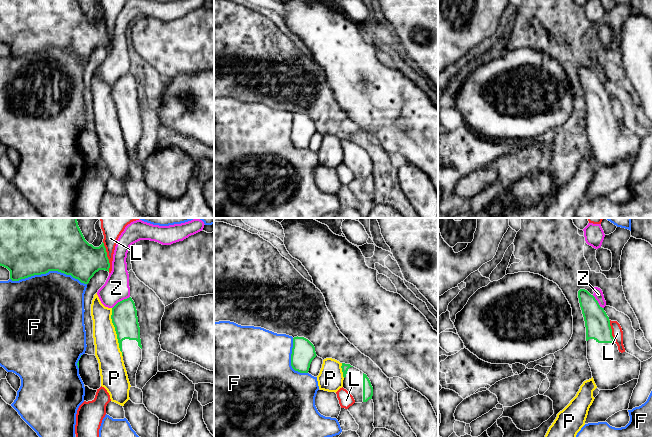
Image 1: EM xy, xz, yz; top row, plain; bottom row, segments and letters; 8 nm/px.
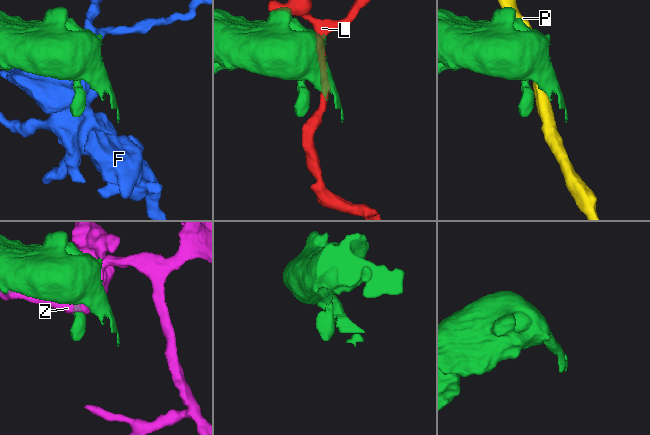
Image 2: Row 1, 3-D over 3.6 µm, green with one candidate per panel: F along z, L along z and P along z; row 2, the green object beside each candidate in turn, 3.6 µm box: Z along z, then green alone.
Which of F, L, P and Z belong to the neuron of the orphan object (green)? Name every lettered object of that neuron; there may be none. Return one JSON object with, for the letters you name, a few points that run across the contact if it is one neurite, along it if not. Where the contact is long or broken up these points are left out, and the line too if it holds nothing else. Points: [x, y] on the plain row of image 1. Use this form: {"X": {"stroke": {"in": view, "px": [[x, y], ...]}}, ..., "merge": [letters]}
{"merge": []}

